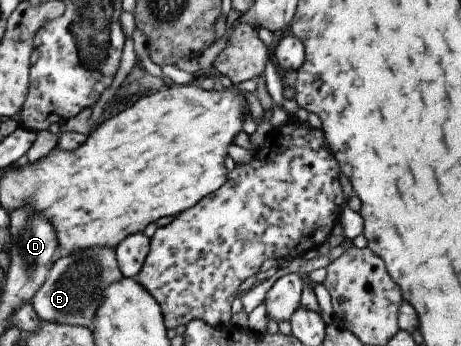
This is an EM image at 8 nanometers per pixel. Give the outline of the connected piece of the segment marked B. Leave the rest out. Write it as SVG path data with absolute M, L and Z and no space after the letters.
M92 247L56 257L48 278L33 294L31 305L42 321L89 327L93 324L103 292L114 281L123 278L114 249Z

